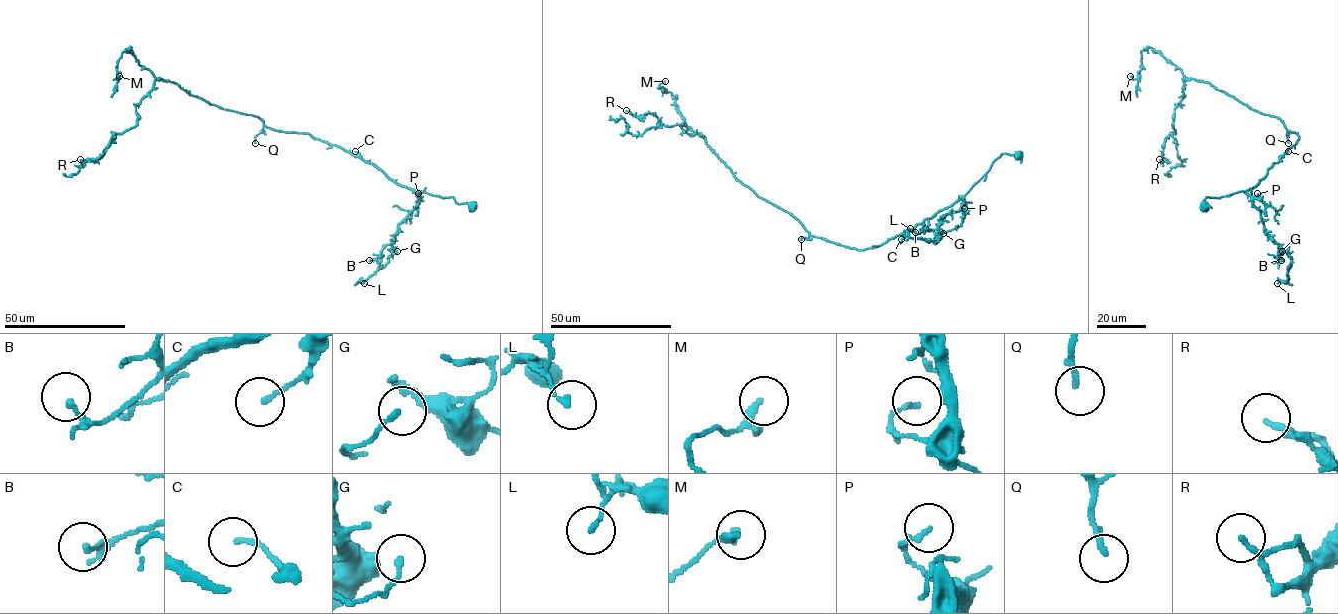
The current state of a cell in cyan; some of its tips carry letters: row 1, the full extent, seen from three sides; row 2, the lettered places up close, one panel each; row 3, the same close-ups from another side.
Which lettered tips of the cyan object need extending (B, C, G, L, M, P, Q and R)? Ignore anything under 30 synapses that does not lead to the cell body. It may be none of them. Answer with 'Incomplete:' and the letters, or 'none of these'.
Incomplete: Q

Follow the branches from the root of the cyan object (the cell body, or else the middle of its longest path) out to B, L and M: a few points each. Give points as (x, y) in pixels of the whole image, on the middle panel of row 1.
B: (1019, 156), (1017, 158), (1003, 153), (964, 197), (964, 203), (958, 211), (945, 214), (934, 229), (915, 232)
L: (1019, 156), (1003, 153), (992, 163), (964, 197), (962, 207), (944, 215), (934, 242), (911, 238), (910, 228)
M: (1019, 156), (1003, 153), (964, 195), (911, 229), (850, 248), (812, 236), (739, 181), (684, 123), (665, 81)

